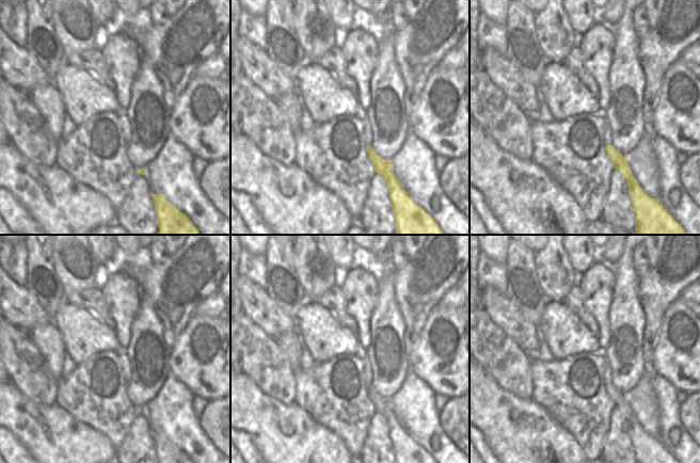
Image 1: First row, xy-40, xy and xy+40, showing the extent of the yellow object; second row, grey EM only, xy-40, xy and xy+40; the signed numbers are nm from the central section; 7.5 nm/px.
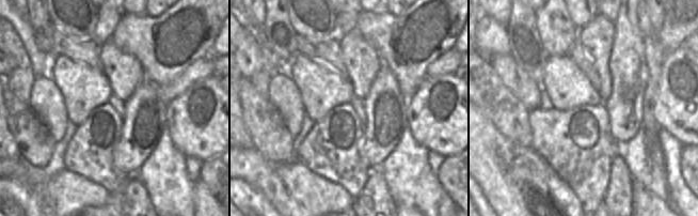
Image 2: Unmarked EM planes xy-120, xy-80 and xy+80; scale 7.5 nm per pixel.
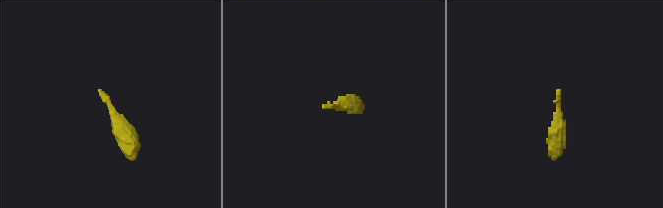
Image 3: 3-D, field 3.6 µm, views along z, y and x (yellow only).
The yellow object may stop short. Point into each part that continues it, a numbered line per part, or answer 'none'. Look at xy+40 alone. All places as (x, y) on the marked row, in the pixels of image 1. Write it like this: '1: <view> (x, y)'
1: xy+40 (607, 136)

